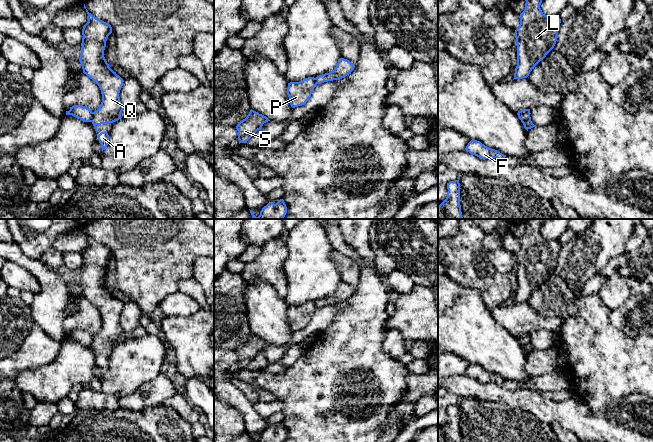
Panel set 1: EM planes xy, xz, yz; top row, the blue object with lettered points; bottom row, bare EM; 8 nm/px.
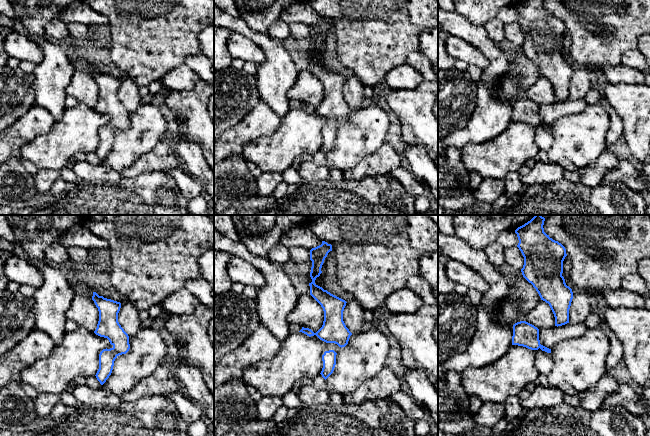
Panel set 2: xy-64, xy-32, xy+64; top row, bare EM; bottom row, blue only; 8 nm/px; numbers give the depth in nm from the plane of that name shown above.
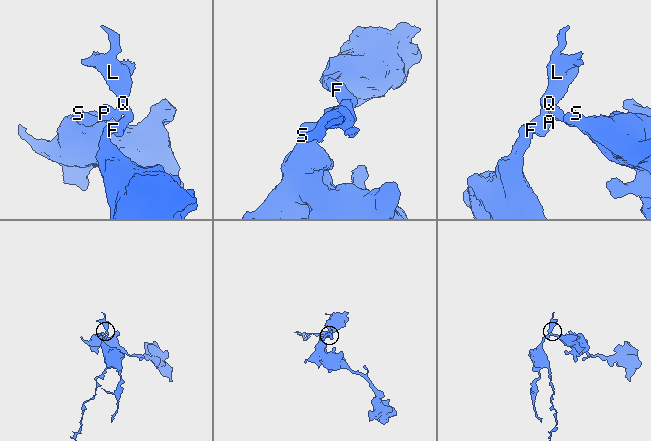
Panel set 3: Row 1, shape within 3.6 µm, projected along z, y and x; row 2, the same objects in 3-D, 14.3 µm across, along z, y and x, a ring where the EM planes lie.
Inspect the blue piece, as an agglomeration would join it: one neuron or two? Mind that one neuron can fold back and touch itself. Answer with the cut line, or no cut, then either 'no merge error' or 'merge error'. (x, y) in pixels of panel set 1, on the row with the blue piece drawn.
cut in xy along (93, 112), (93, 117), (90, 121); merge error

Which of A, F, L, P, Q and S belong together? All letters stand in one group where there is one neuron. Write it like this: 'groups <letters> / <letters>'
groups A F L Q / P S

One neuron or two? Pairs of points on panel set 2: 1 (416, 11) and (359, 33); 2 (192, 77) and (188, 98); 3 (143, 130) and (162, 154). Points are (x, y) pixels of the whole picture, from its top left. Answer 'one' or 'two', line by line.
1: one
2: two
3: two

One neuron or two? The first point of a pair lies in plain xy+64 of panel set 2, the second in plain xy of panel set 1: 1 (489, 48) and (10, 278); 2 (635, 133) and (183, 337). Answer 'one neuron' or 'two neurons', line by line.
1: two neurons
2: one neuron

